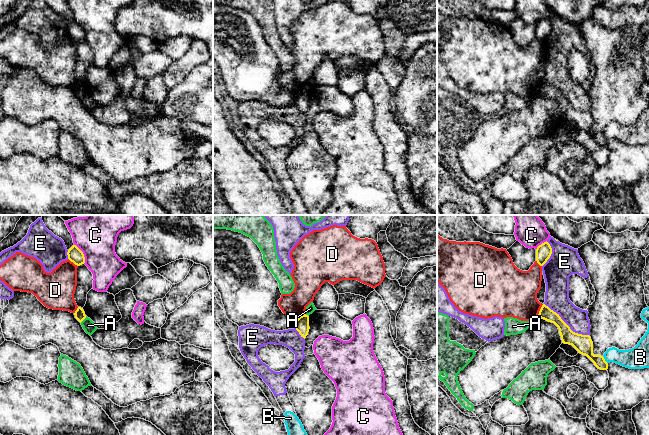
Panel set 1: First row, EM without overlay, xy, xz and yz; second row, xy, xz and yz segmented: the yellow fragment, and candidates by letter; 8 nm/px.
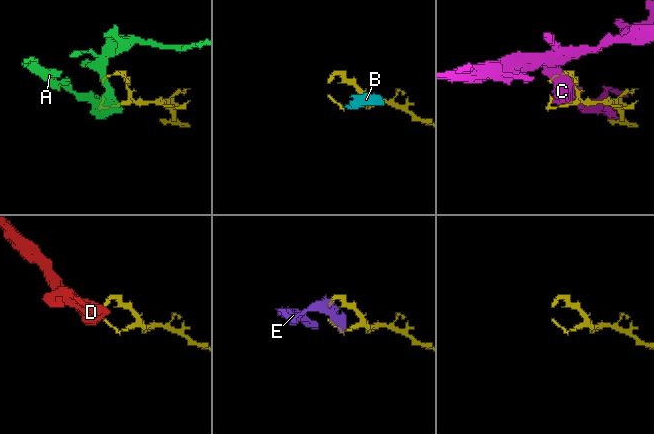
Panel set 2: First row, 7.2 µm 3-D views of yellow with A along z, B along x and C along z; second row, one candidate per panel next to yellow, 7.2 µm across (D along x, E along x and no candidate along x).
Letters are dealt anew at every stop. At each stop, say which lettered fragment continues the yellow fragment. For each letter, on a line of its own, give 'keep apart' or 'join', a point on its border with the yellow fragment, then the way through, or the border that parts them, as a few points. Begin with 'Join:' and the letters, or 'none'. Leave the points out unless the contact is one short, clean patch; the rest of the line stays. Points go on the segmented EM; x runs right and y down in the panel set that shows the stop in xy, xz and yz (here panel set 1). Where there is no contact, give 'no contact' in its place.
Join: none
A: keep apart; contact xy (83, 319); border xy (86, 316), (80, 322)
B: keep apart; contact yz (604, 360); border yz (602, 356), (607, 363)
C: keep apart; contact xy (83, 254)
D: keep apart; contact yz (540, 310)
E: keep apart; contact yz (566, 324)

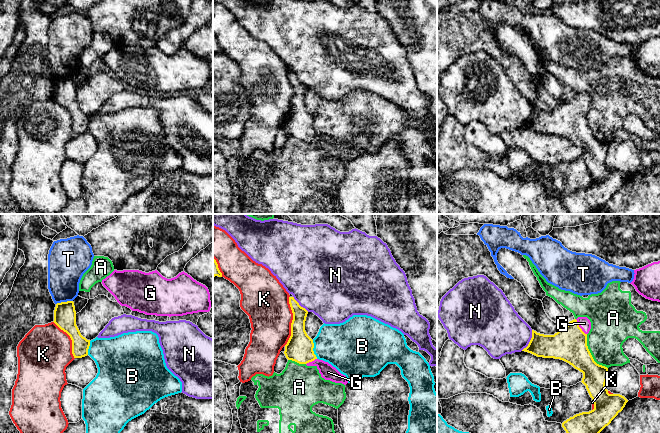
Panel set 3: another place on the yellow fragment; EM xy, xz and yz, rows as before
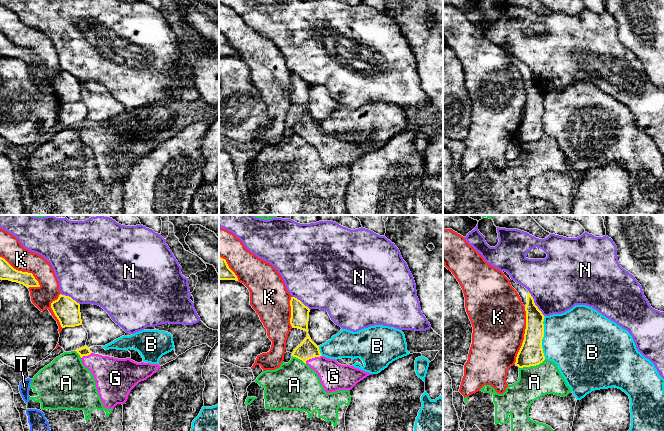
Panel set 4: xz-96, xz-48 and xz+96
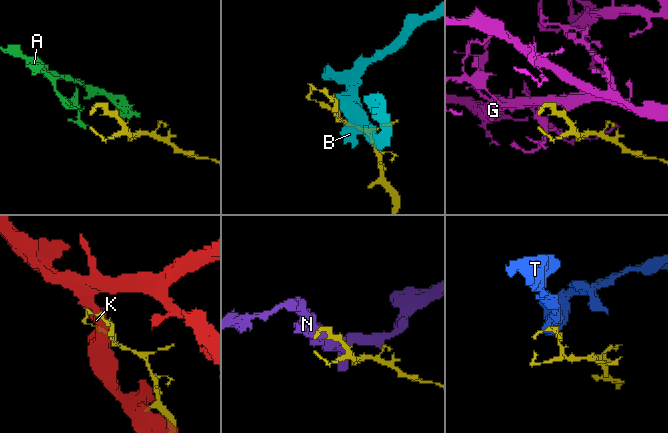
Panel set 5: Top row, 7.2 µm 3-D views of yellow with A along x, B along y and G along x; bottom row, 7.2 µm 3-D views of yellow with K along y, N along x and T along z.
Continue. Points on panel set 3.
Join: G
A: keep apart; contact yz (590, 354)
B: keep apart; contact xz (312, 349)
G: join; contact yz (579, 327); way yz (569, 344), (579, 327), (584, 323)
K: keep apart; contact xz (292, 321)
N: keep apart; contact yz (530, 341)
T: keep apart; contact xy (64, 302); border xy (72, 300), (56, 304)

